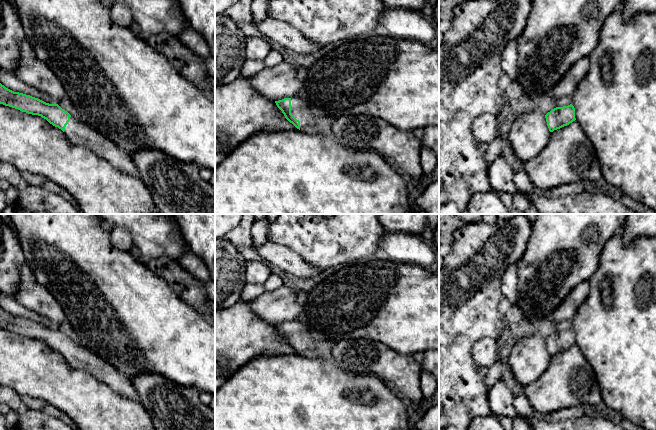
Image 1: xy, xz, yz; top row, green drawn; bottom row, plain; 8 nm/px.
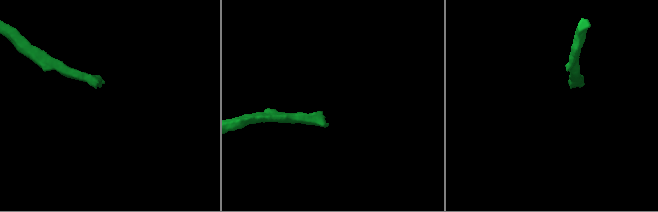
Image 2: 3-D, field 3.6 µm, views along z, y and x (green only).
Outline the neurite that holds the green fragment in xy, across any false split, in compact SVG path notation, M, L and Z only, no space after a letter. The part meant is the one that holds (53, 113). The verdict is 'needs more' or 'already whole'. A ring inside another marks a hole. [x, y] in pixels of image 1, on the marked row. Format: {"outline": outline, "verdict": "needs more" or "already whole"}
{"outline": "M1 83L0 104L41 116L61 129L70 142L89 148L114 168L139 177L138 169L130 155L96 130L72 117L58 104L49 104L30 95L14 92Z", "verdict": "needs more"}

